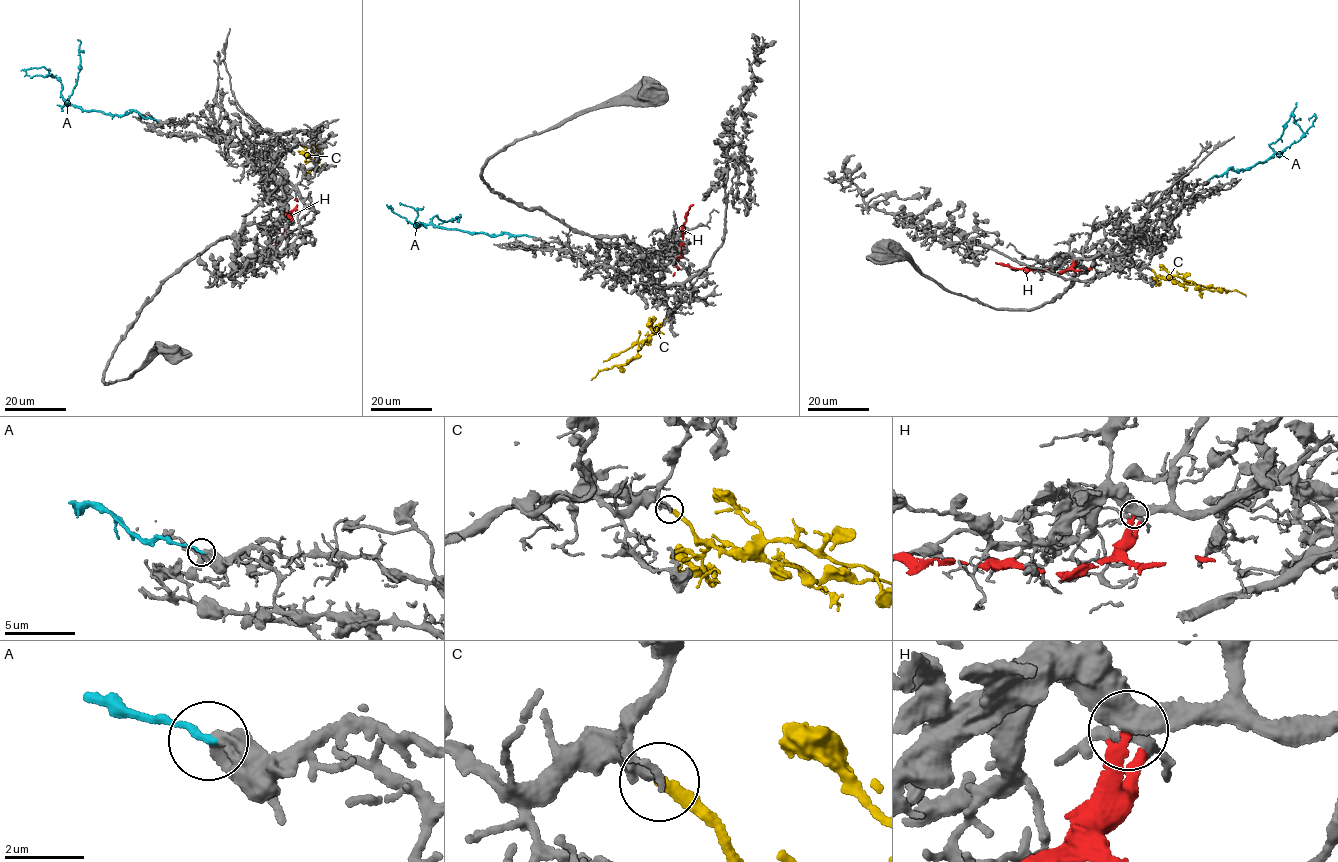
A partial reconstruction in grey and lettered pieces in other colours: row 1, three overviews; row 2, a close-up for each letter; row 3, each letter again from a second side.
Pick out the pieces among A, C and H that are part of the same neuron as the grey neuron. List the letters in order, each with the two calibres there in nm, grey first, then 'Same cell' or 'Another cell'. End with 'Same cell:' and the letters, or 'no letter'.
A: Thickness 500 nm (grey) against 180 nm. Another cell
C: Thickness 320 nm (grey) against 280 nm. Same cell
H: Thickness 440 nm (grey) against 240 nm. Another cell
Same cell: C

